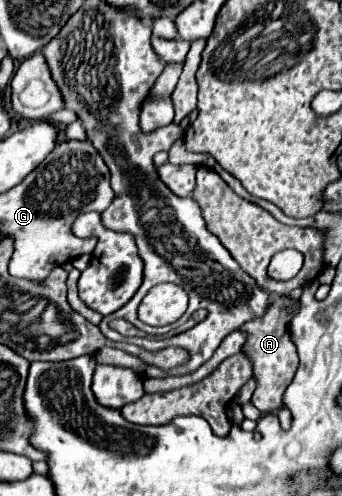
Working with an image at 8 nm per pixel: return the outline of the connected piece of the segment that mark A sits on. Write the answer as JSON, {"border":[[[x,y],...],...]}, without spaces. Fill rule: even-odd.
{"border":[[[274,297],[272,307],[266,311],[264,317],[254,319],[254,323],[244,325],[244,331],[248,333],[248,341],[242,351],[248,353],[250,359],[254,359],[254,375],[258,379],[258,387],[252,395],[252,403],[262,413],[274,413],[284,405],[282,397],[296,373],[298,355],[296,355],[294,343],[290,341],[290,331],[288,331],[288,323],[296,315],[296,311],[298,311],[298,301],[286,301],[284,297]],[[288,307],[292,307],[294,311],[290,313]]]}

